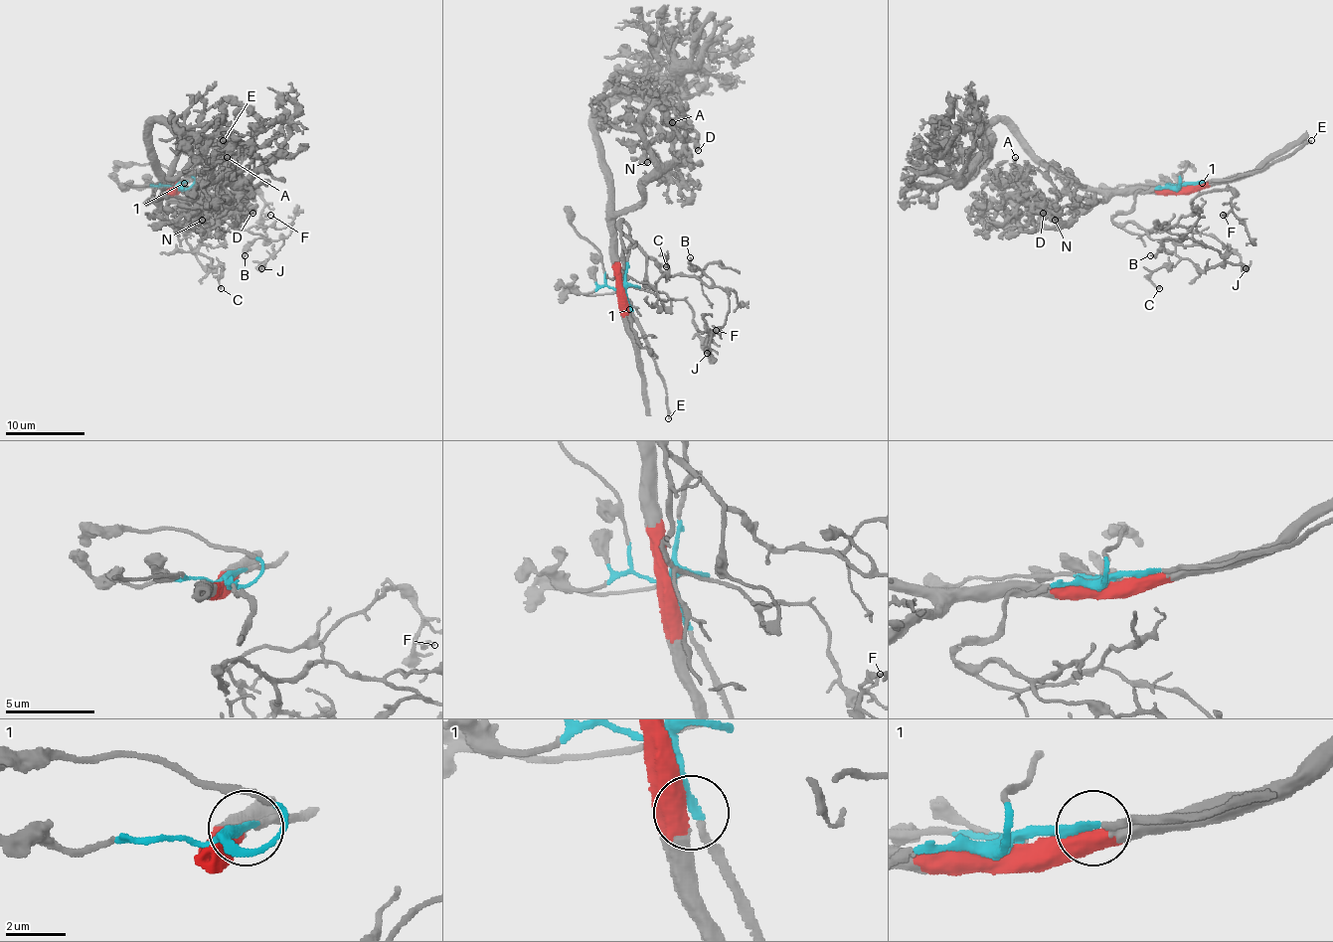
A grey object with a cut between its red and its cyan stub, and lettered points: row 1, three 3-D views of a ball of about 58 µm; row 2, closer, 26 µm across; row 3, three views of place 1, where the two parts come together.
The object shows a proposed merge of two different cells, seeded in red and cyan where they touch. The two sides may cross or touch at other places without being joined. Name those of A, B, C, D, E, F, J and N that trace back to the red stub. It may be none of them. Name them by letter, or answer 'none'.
A, D, N

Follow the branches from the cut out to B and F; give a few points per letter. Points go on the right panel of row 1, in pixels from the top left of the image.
B: (1181, 187), (1134, 196), (1134, 206), (1112, 220), (1146, 230), (1165, 222), (1179, 235), (1165, 237), (1149, 255)
F: (1181, 187), (1134, 196), (1112, 220), (1136, 234), (1163, 232), (1203, 192), (1231, 191), (1223, 214)

